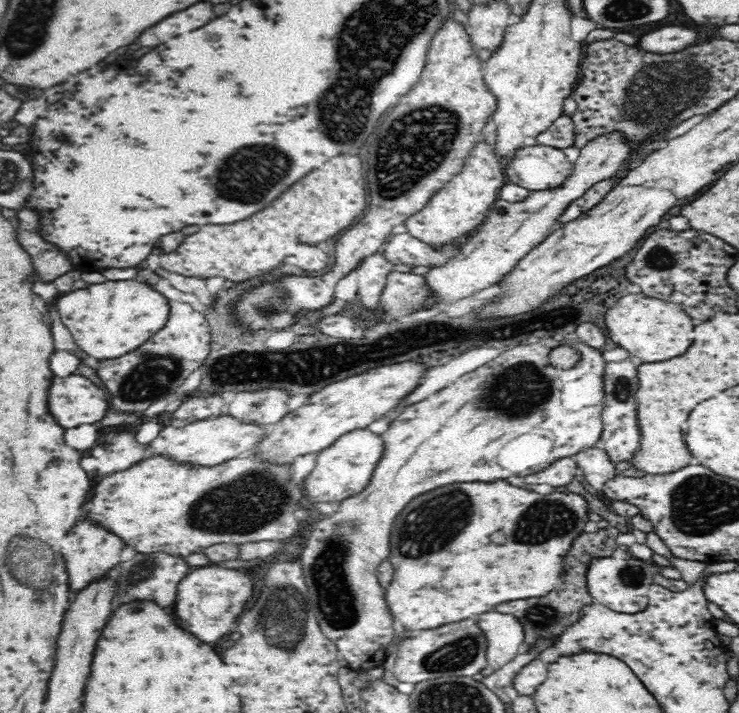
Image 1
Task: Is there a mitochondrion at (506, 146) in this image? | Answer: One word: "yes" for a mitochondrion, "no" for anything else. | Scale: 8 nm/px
no

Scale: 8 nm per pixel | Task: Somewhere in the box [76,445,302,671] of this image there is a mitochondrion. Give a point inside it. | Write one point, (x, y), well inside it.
(256, 498)

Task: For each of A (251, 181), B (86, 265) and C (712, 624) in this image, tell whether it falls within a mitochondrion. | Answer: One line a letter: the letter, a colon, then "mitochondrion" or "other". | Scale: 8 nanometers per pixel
A: mitochondrion
B: other
C: other

